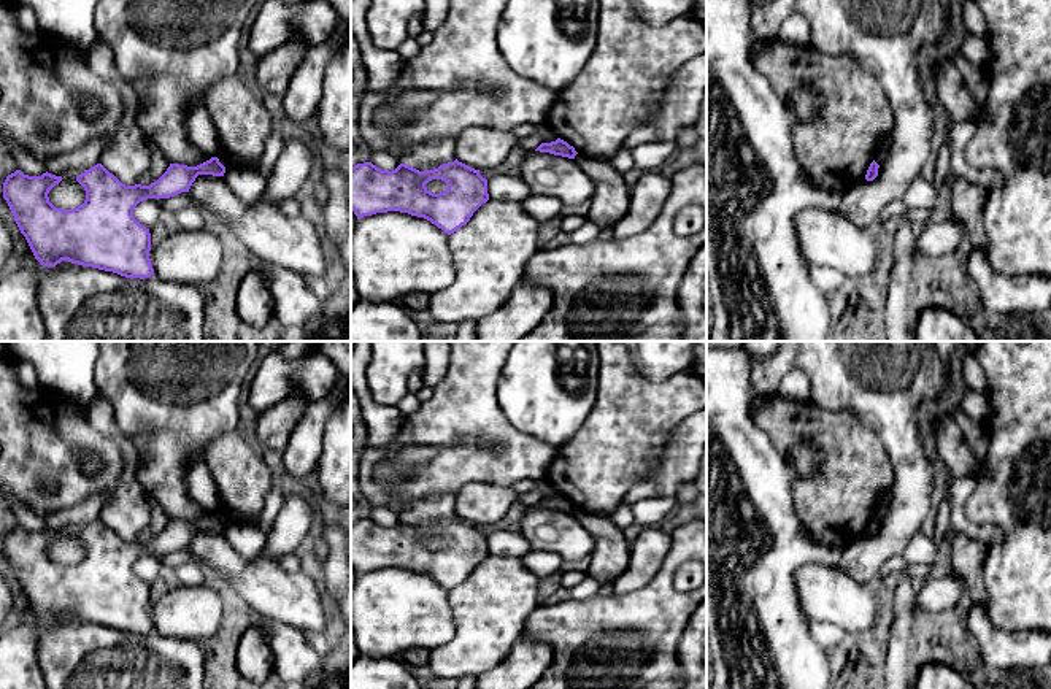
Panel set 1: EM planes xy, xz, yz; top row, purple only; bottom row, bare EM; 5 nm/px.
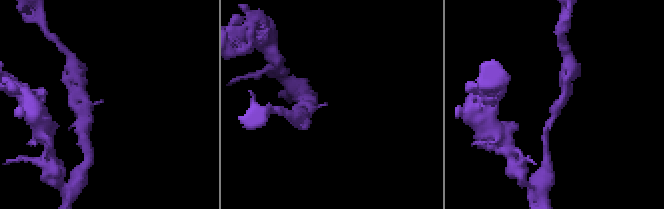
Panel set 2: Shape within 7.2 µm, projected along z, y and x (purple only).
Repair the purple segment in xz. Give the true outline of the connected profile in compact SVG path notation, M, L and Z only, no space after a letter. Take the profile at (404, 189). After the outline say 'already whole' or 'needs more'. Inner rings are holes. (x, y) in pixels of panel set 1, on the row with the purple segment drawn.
M457 159L424 171L406 164L389 171L372 162L351 168L351 210L357 219L400 211L424 217L451 235L487 200L487 179ZM432 179L445 181L446 191L430 192L425 184Z | already whole

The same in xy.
M211 157L197 167L170 164L149 186L125 186L97 164L76 176L86 191L84 203L62 210L48 197L62 176L48 171L29 176L16 170L3 183L3 198L43 267L68 260L130 279L144 279L154 275L149 259L151 233L135 219L135 206L148 198L170 198L189 192L198 175L224 173L225 167L218 157Z | already whole

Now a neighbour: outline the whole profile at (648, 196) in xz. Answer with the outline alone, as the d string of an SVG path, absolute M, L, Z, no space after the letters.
M646 171L630 189L630 206L626 216L613 225L614 238L629 238L648 230L659 217L672 192L672 179L660 171Z

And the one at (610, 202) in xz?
M576 154L575 162L594 184L591 210L586 219L597 224L602 230L611 229L626 216L630 206L630 187L610 160Z

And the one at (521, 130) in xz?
M519 124L513 130L514 137L521 141L526 137L532 137L535 133L543 135L543 143L551 143L557 140L557 135L551 129L540 130L535 124Z

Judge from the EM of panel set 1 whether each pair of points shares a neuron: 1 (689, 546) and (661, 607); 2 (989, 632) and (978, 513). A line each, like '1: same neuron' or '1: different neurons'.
1: same neuron
2: different neurons

